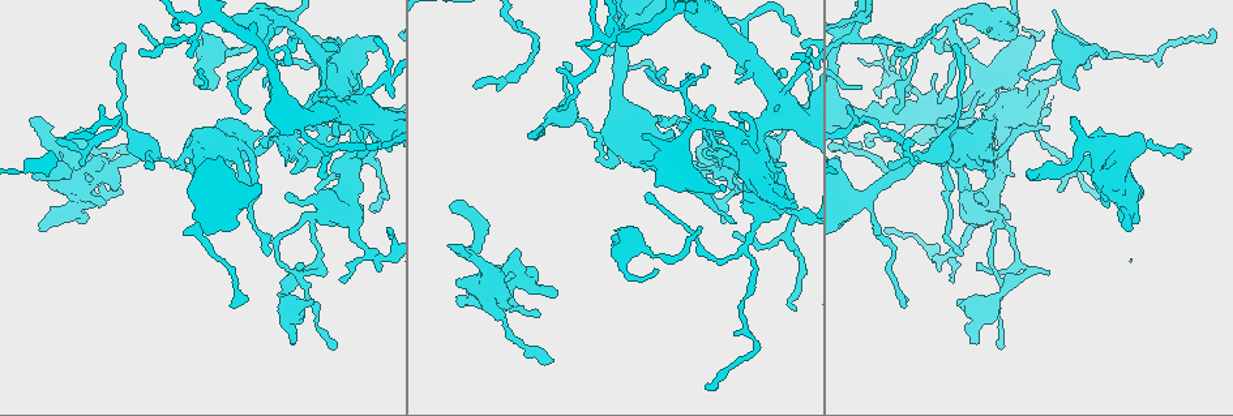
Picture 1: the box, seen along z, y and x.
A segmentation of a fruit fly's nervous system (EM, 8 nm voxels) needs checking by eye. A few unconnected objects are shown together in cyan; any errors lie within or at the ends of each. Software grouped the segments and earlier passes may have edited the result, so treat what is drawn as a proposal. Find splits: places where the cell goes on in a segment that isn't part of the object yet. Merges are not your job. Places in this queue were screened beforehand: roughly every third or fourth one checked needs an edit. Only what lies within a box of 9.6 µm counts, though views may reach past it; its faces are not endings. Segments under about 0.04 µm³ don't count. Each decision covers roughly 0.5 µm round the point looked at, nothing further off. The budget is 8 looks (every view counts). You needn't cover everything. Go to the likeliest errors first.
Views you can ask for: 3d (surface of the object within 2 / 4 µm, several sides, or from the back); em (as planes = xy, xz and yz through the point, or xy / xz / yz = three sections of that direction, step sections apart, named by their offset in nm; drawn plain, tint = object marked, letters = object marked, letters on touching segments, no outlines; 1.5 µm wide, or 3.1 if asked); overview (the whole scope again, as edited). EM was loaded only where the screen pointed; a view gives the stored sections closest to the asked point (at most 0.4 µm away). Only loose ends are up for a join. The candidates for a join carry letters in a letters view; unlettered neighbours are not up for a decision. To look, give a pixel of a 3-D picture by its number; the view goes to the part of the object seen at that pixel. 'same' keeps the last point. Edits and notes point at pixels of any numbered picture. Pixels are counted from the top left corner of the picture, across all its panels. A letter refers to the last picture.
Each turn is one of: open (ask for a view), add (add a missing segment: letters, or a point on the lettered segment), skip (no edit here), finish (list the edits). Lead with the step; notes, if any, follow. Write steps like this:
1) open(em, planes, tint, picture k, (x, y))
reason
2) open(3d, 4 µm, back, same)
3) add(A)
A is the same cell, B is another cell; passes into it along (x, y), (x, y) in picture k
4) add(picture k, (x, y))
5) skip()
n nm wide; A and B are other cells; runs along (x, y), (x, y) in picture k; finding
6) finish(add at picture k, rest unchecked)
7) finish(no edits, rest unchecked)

open(em, xy, step 8, letters, picture 1, (1063, 79))
an open end

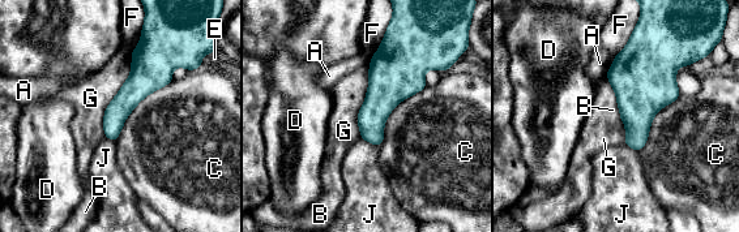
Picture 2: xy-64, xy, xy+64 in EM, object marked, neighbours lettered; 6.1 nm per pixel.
open(em, planes, letters, same)

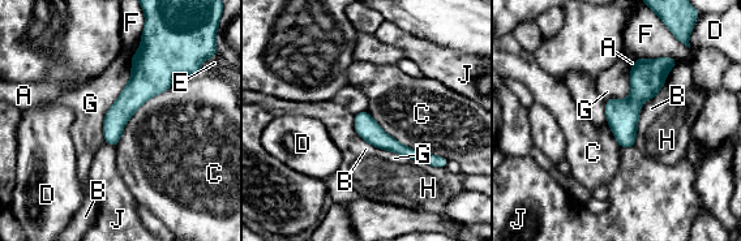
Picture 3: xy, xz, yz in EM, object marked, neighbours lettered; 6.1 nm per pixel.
skip()
A, B, C, D, E, F, G, H and J are other cells; runs along (667, 61), (624, 113), (624, 143) in picture 3; no lettered segment goes on from it

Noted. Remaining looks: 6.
open(em, planes, letters, picture 1, (513, 307))
branch stops here

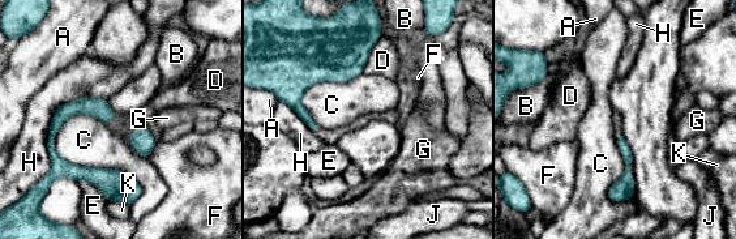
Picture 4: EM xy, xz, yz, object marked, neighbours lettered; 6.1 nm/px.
skip()
C touches over 650 nm; A, B, C, D, E, F, G, H, J and K are other cells; no lettered segment goes on from it

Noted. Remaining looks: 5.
open(em, xz, step 8, plain, picture 1, (1008, 215))
stops while still wide

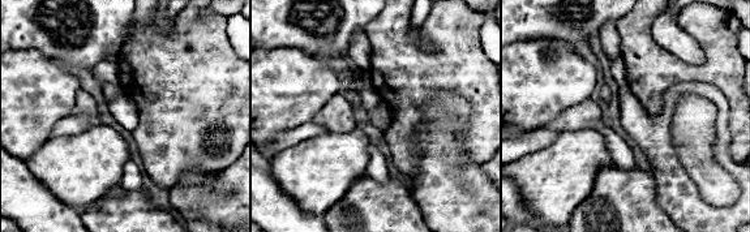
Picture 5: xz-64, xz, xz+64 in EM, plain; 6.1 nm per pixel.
open(em, xz, step 8, letters, same)
see the neighbours

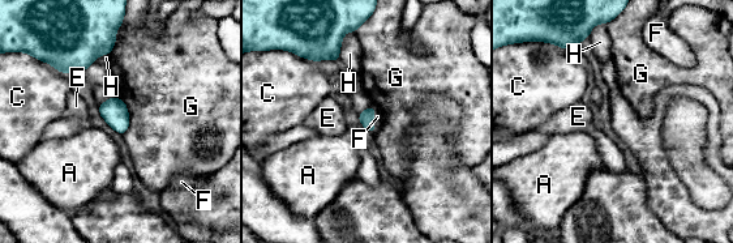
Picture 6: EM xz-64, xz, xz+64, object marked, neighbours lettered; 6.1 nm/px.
skip()
A, C, E, F, G and H are other cells; border along (112, 96), (128, 113), (123, 135) in picture 6; no lettered segment goes on from it

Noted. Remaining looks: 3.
finish(no edits, rest unchecked)

